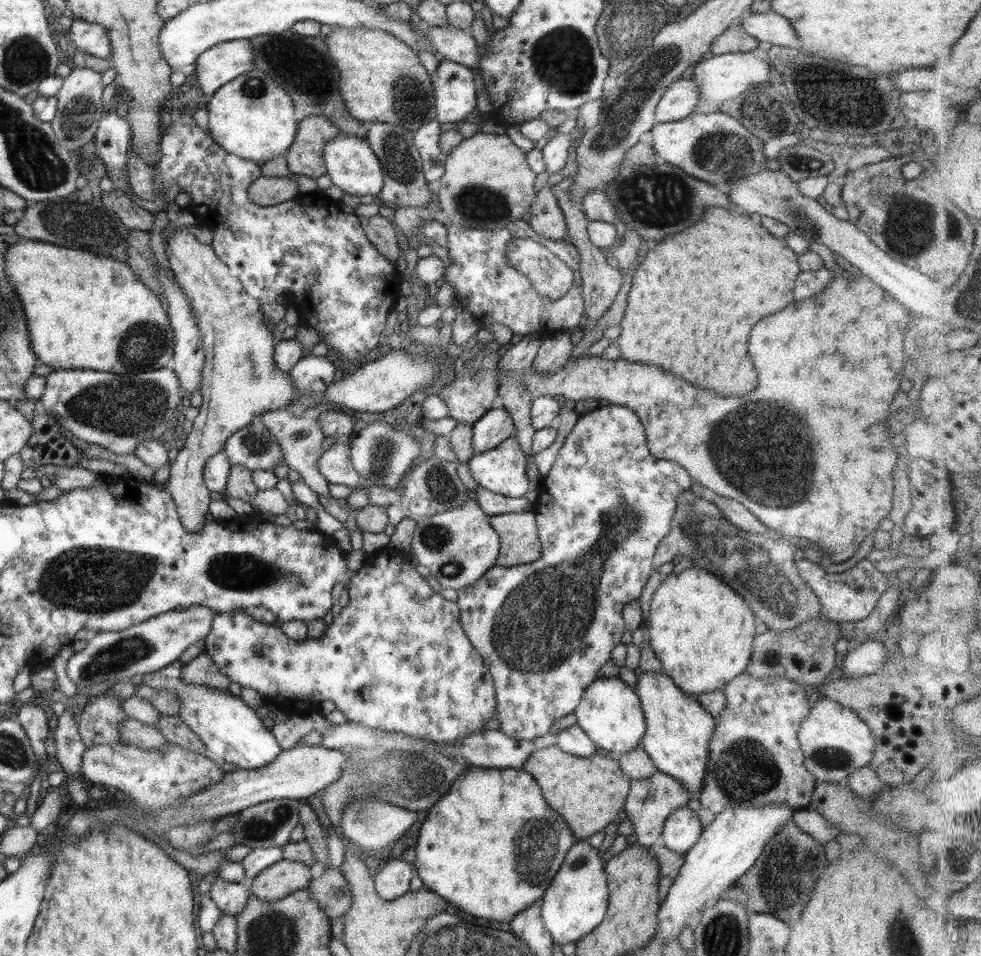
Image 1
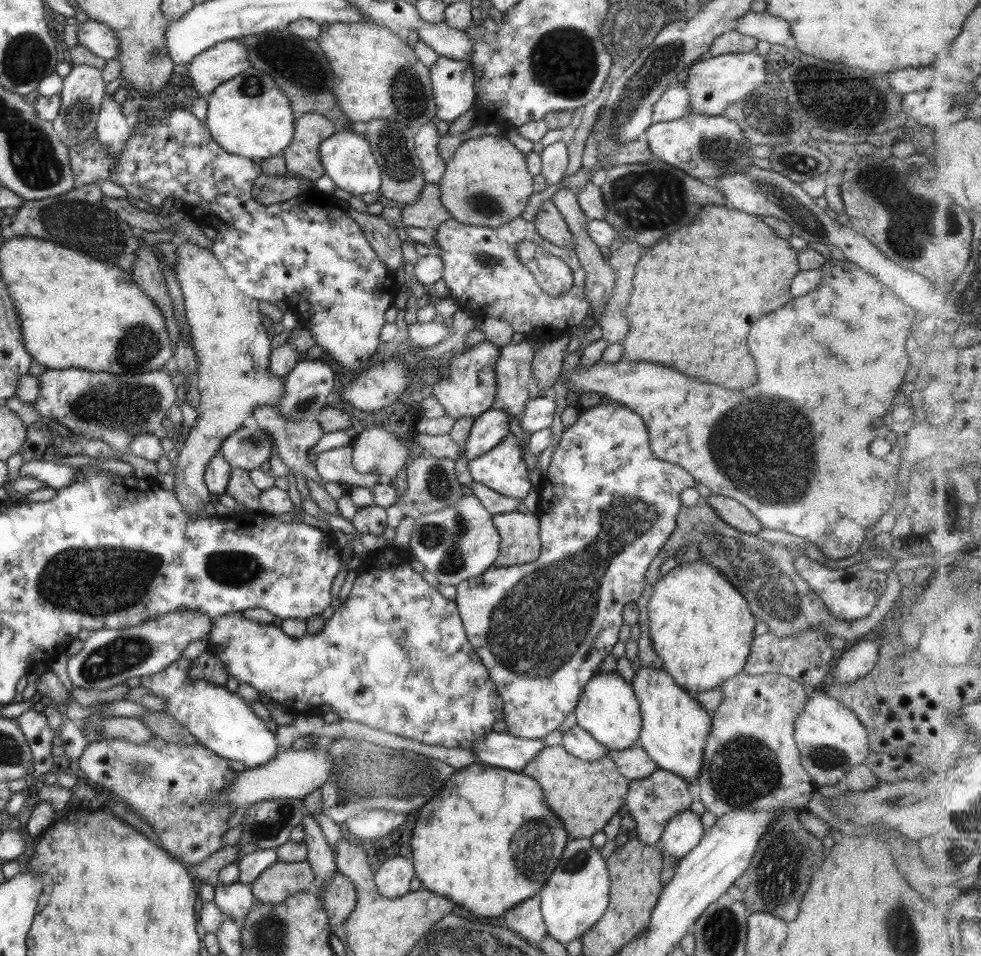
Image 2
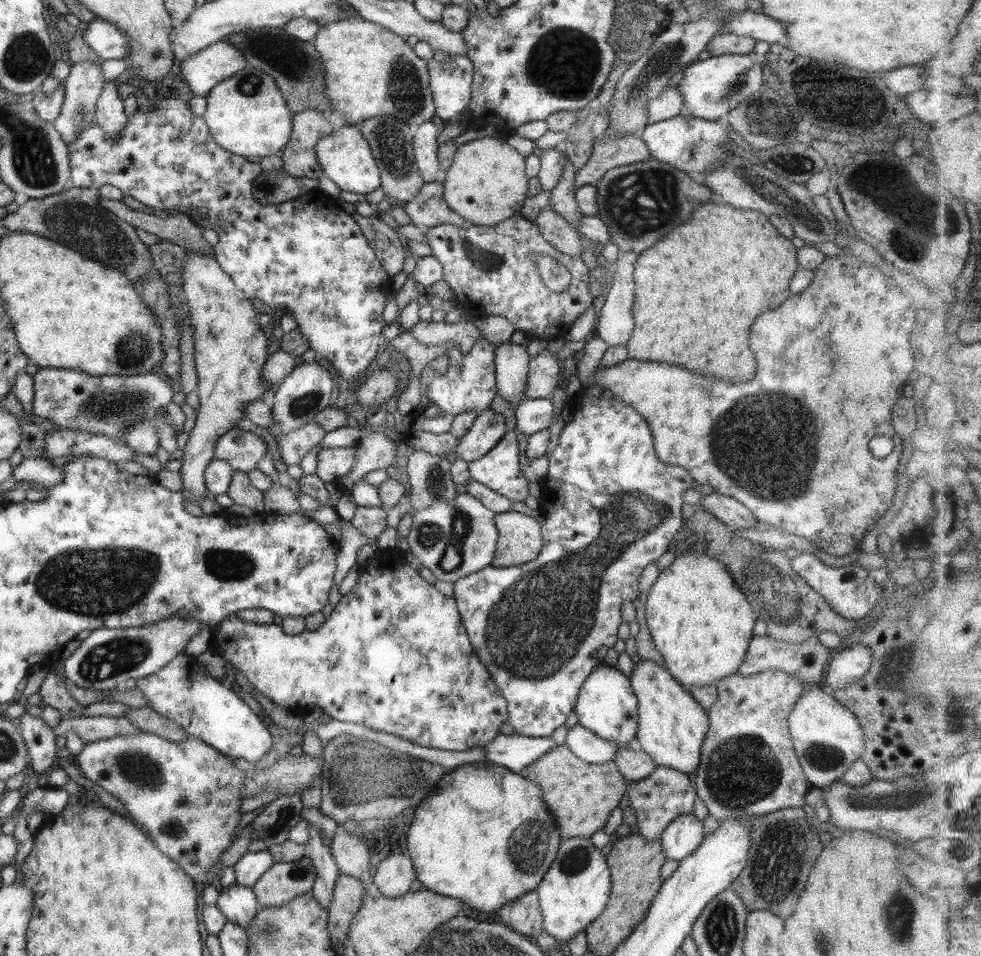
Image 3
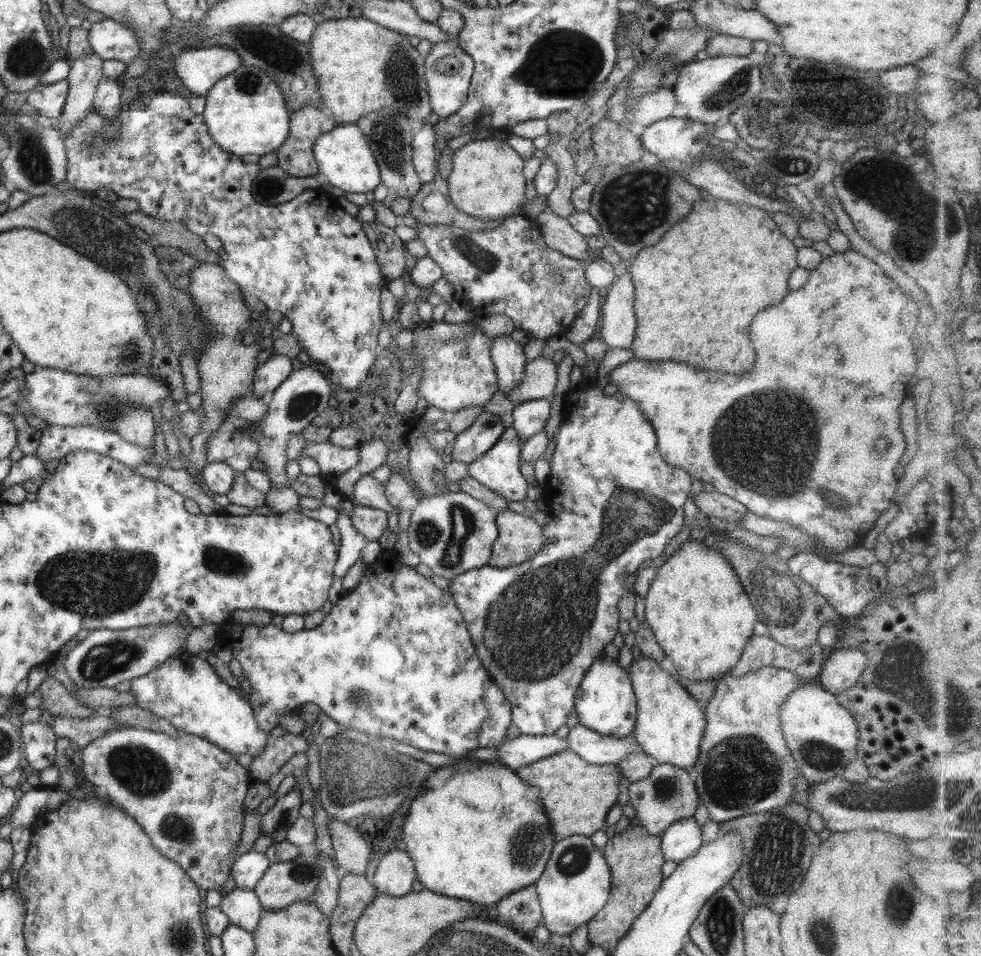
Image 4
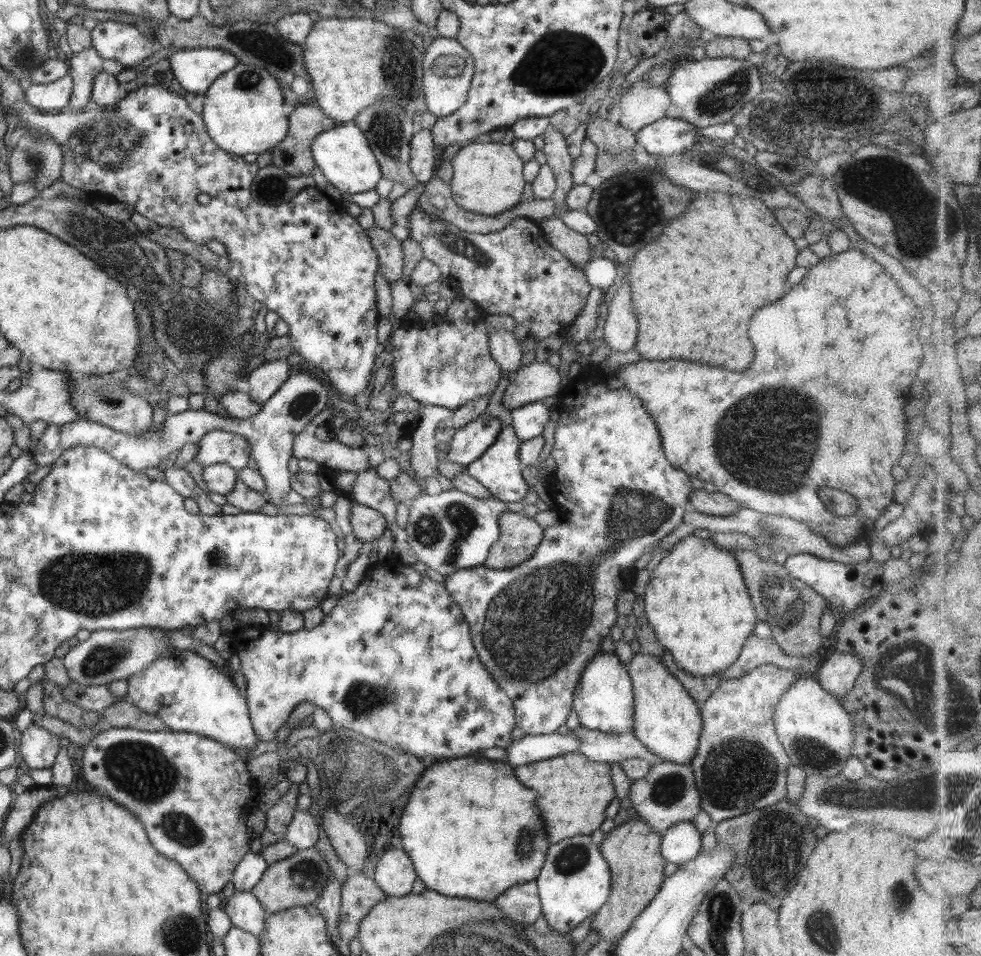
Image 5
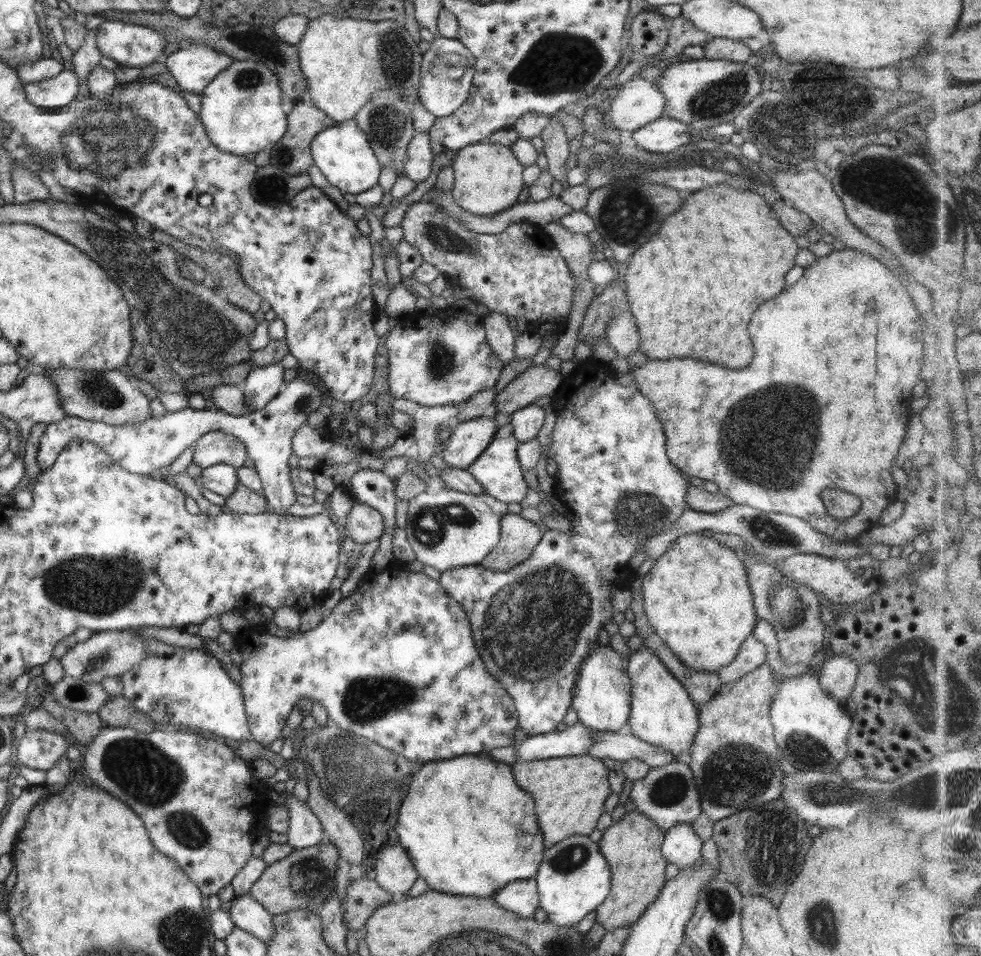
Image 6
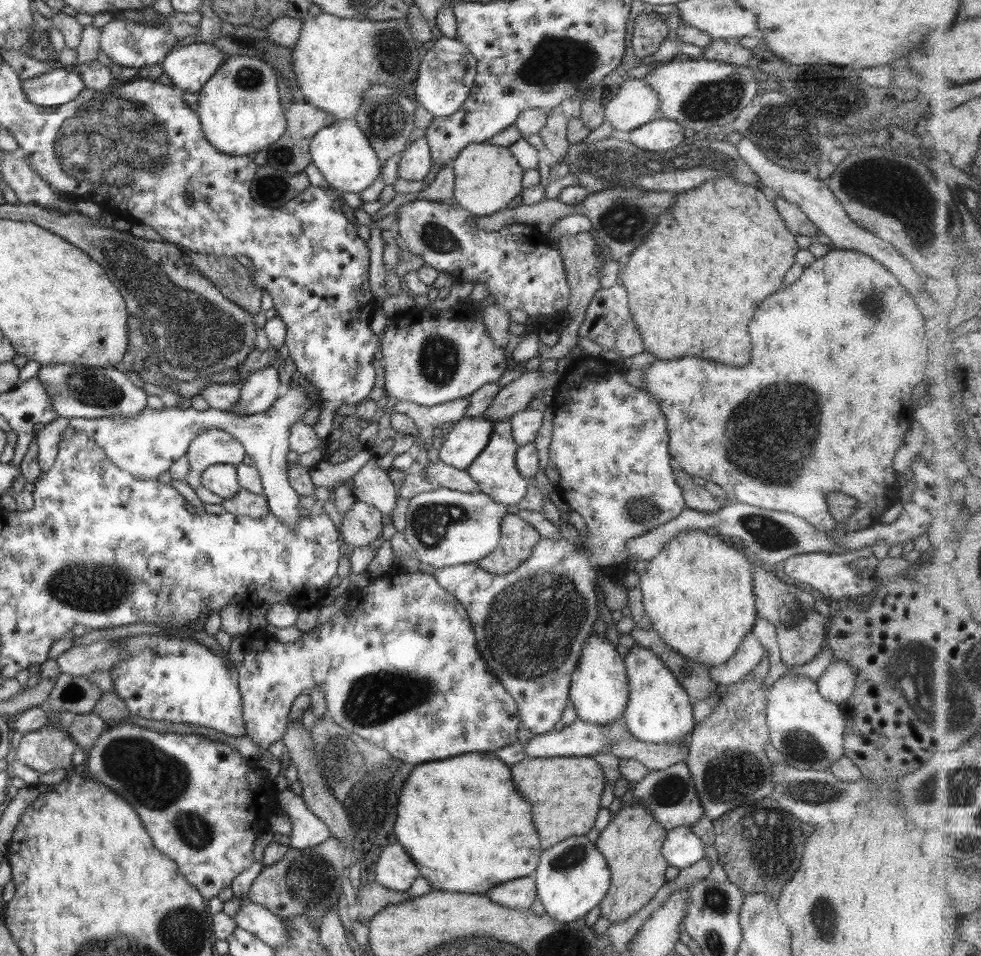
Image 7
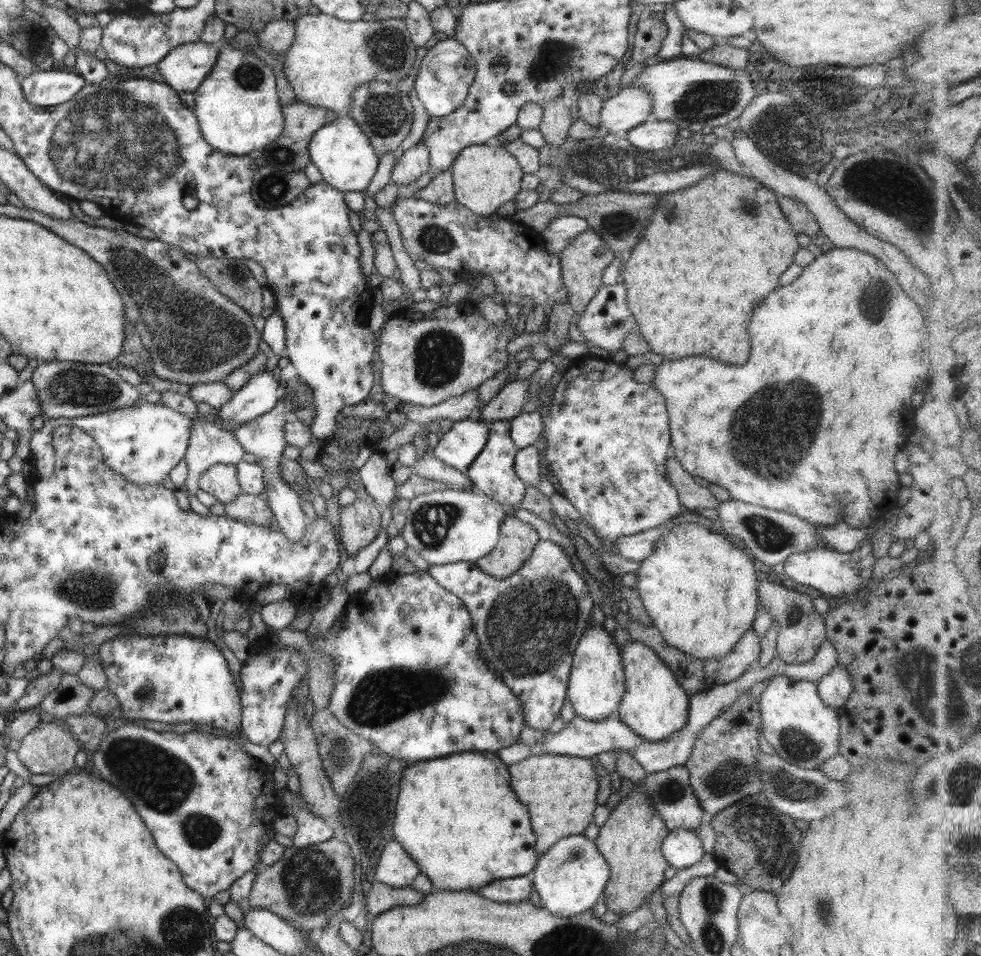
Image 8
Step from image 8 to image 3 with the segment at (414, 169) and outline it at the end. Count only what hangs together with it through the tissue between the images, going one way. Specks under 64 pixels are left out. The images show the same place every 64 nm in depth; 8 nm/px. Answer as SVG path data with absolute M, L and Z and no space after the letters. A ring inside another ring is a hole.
M432 121L423 122L415 128L413 140L414 154L420 176L425 183L441 179L442 170L438 158L438 126Z

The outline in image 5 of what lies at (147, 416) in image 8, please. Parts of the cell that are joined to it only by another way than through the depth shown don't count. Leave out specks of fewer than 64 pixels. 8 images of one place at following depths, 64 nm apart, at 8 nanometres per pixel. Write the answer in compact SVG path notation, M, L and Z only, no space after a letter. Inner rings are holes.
M306 367L295 369L284 385L276 391L263 405L262 410L252 418L224 418L216 413L203 409L188 409L178 414L168 414L162 430L152 426L142 436L132 436L124 432L116 432L108 426L89 421L86 418L68 422L68 424L46 427L35 451L35 461L38 466L53 464L54 461L72 446L96 446L111 454L118 462L136 472L146 472L147 468L163 467L170 464L169 454L180 451L184 444L198 444L206 434L221 433L223 430L232 431L246 439L252 447L250 458L258 465L260 475L266 483L268 509L276 511L284 501L284 495L291 488L291 472L288 460L293 456L293 442L303 429L309 427L310 420L327 407L328 390L322 380L314 378Z

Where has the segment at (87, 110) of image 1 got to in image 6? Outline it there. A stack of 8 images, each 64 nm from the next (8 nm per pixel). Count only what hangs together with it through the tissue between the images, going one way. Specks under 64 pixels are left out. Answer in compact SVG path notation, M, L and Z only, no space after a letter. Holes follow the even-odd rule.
M88 29L88 35L85 39L84 45L80 46L78 50L73 54L68 66L78 76L78 82L80 82L80 89L78 89L78 95L73 100L81 100L84 96L88 96L89 90L86 85L86 78L88 74L100 65L100 58L102 58L101 52L95 40L95 31Z

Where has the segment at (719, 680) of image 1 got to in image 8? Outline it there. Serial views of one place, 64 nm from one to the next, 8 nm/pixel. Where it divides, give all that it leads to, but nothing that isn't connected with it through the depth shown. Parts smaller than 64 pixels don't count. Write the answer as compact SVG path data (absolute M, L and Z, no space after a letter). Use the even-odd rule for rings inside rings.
M693 523L674 524L664 538L656 542L648 558L640 562L636 574L636 588L652 618L652 625L657 627L670 646L700 660L722 658L730 653L732 646L746 630L751 629L756 618L760 574L747 551L735 548L726 536L712 532L711 527Z

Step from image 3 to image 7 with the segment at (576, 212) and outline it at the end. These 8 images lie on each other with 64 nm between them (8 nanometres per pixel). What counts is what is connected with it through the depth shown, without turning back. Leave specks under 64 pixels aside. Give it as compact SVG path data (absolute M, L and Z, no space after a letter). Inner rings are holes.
M560 104L554 106L552 110L547 110L546 117L548 120L546 120L546 124L540 130L539 135L545 144L545 148L548 148L552 156L556 158L556 162L560 163L566 154L566 150L568 150L568 146L570 146L566 138L569 120L566 118L564 110L560 110Z

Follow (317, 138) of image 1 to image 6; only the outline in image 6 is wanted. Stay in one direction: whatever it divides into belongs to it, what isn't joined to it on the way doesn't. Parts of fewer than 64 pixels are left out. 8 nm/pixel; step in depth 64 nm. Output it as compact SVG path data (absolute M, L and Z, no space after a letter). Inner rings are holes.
M308 101L297 103L287 114L287 131L269 151L276 168L296 176L314 164L311 142L321 130L336 124L324 111Z

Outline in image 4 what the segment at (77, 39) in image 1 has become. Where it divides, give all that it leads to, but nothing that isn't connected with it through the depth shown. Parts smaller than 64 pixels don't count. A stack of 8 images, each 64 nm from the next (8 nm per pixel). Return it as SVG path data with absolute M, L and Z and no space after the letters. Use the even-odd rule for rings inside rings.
M105 18L89 29L88 41L93 52L103 60L121 60L130 64L142 54L133 31L128 26Z

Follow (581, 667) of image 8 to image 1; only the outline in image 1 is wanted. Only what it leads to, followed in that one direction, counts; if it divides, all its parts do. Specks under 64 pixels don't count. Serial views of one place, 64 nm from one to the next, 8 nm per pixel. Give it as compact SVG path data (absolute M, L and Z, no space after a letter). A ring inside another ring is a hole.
M600 676L584 691L573 713L578 718L577 726L592 740L592 743L611 758L618 758L640 748L647 727L638 695L628 684L617 677Z

